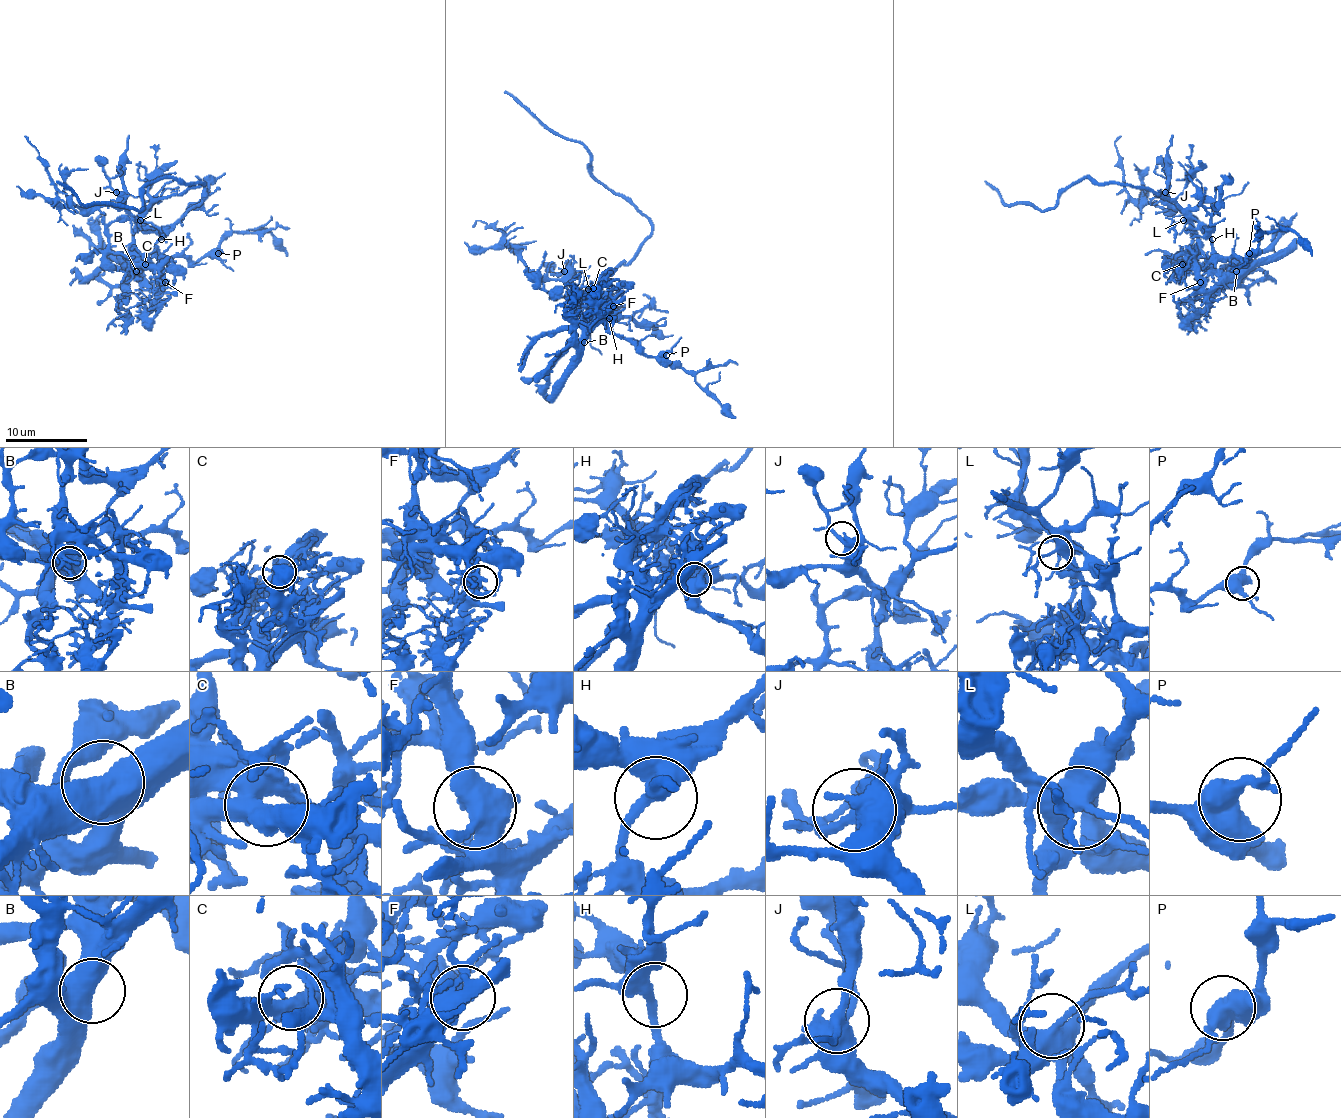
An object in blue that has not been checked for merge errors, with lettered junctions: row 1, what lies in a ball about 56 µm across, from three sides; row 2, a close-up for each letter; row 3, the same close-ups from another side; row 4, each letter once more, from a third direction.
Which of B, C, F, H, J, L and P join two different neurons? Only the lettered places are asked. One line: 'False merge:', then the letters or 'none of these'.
False merge: C

